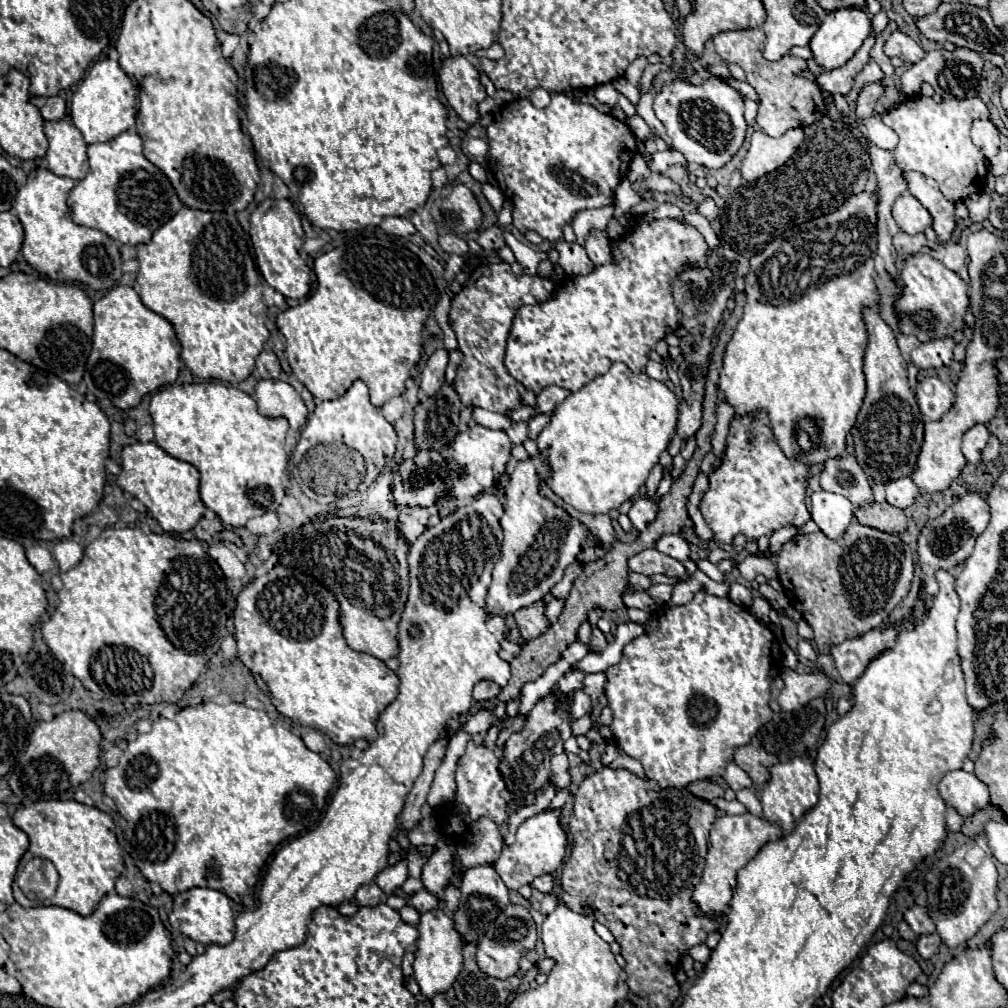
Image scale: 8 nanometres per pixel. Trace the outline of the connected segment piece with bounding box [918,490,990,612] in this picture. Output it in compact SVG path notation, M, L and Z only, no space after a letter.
M968 490L952 506L948 506L946 512L942 512L938 518L928 520L926 526L920 530L920 536L918 536L918 562L920 562L922 578L920 578L918 600L924 600L924 612L930 610L932 598L938 592L938 580L936 580L934 574L938 570L950 572L958 564L962 564L972 554L974 542L984 532L984 528L988 526L988 520L990 520L988 500L982 496L980 490Z

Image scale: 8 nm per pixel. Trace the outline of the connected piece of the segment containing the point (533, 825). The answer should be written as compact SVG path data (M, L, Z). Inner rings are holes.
M548 808L548 810L538 812L532 818L524 820L516 832L514 846L502 848L502 854L500 854L498 862L494 864L494 868L510 890L518 890L524 884L532 884L534 878L538 878L542 874L552 874L562 866L564 856L566 856L568 838L560 826L560 812L562 812L560 808Z

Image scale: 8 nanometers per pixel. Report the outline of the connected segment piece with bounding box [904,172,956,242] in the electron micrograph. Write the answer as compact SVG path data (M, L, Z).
M904 172L904 182L908 186L908 192L920 200L920 204L932 214L934 218L934 230L936 236L946 242L950 240L950 234L956 226L954 218L954 204L944 198L940 192L936 180L920 174L920 172Z

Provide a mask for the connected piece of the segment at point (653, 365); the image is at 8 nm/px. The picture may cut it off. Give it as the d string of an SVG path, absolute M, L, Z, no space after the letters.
M650 360L650 362L646 364L646 374L648 374L650 378L654 378L654 380L660 380L660 382L666 382L666 380L668 380L668 374L666 374L666 368L664 368L662 362Z

